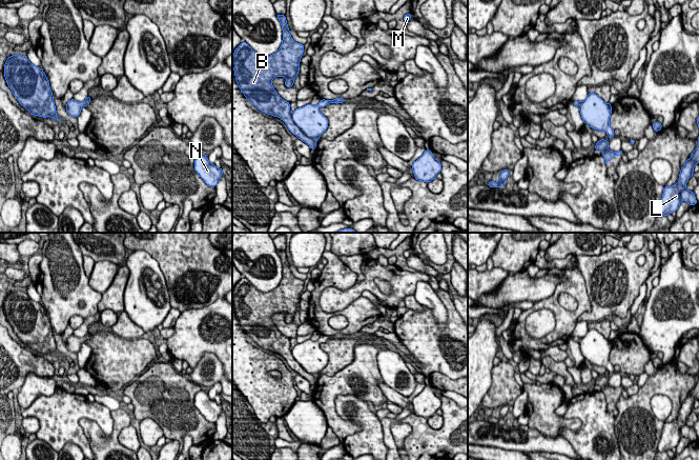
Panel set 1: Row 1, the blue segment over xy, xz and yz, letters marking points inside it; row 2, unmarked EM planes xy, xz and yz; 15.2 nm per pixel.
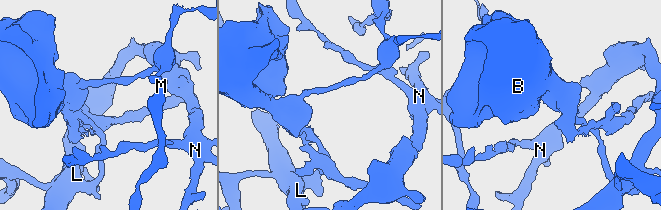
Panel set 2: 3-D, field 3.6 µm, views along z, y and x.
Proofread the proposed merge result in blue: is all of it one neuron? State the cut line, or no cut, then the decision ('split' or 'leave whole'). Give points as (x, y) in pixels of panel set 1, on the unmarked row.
cut none; leave whole

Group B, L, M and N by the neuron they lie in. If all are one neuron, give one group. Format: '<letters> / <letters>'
B L M N

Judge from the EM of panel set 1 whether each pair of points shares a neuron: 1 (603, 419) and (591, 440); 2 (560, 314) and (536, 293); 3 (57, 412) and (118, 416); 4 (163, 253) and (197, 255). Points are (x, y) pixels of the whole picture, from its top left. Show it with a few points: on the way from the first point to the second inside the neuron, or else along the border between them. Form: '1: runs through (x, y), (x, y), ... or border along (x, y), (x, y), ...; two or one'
1: runs through (598, 424), (596, 435); one
2: border along (559, 280), (555, 291), (550, 296), (534, 302); two
3: border along (87, 418), (91, 419), (105, 435), (112, 433); two
4: runs through (171, 253), (188, 255); one

